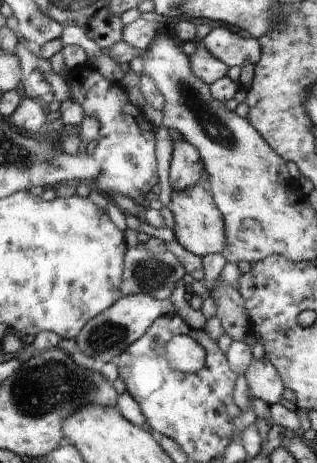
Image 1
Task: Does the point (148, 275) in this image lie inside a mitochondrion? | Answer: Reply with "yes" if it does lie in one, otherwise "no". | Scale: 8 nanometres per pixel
yes

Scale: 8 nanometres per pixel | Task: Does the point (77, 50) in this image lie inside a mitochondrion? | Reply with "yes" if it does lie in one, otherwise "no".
no

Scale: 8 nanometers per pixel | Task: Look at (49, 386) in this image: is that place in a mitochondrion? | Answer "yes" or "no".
yes

